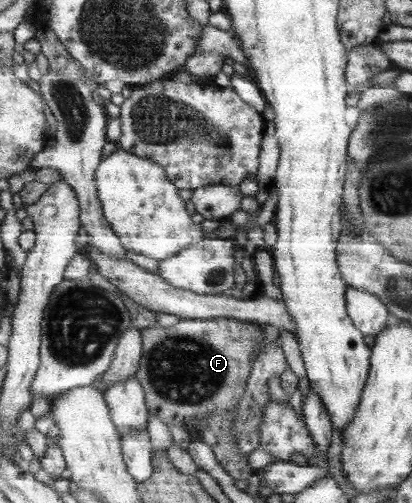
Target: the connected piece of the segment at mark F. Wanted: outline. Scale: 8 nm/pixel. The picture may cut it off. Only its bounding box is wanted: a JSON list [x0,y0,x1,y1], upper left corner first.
[135,317,265,480]

